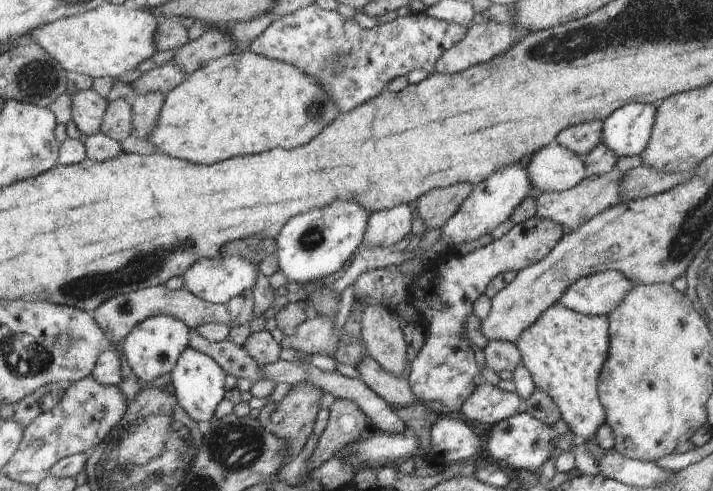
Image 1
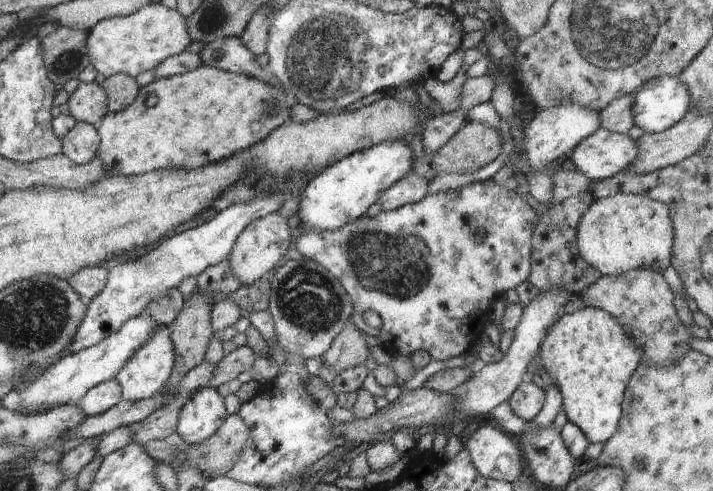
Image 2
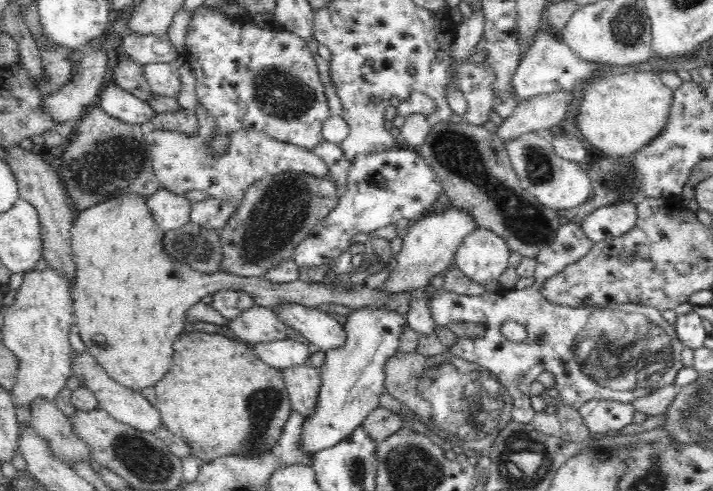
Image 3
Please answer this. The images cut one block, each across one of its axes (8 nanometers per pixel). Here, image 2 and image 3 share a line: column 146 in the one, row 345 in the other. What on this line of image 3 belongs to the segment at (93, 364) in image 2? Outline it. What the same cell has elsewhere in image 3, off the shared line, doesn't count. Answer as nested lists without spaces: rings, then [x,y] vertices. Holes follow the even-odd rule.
[[[280,304],[272,310],[286,326],[302,332],[302,338],[306,338],[316,350],[328,352],[340,348],[348,340],[344,320],[318,308],[308,308],[302,304]]]

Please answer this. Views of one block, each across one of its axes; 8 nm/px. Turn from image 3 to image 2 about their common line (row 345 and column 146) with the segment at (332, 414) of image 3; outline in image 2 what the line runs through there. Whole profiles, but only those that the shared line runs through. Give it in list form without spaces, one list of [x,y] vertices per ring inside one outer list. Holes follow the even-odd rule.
[[[167,328],[151,334],[151,340],[147,340],[139,350],[135,350],[135,354],[131,354],[131,358],[123,366],[123,370],[119,370],[119,374],[115,376],[115,382],[119,386],[123,402],[149,400],[159,390],[163,390],[163,386],[167,386],[169,376],[171,376],[171,368],[173,368],[173,348],[171,348],[167,334],[169,334]]]

